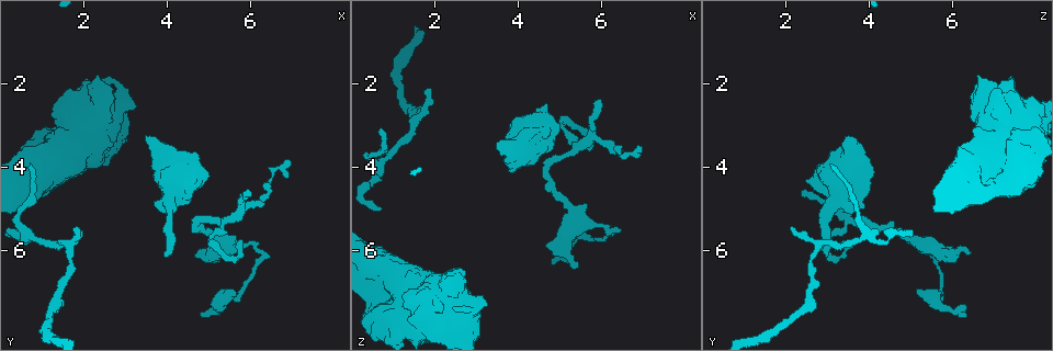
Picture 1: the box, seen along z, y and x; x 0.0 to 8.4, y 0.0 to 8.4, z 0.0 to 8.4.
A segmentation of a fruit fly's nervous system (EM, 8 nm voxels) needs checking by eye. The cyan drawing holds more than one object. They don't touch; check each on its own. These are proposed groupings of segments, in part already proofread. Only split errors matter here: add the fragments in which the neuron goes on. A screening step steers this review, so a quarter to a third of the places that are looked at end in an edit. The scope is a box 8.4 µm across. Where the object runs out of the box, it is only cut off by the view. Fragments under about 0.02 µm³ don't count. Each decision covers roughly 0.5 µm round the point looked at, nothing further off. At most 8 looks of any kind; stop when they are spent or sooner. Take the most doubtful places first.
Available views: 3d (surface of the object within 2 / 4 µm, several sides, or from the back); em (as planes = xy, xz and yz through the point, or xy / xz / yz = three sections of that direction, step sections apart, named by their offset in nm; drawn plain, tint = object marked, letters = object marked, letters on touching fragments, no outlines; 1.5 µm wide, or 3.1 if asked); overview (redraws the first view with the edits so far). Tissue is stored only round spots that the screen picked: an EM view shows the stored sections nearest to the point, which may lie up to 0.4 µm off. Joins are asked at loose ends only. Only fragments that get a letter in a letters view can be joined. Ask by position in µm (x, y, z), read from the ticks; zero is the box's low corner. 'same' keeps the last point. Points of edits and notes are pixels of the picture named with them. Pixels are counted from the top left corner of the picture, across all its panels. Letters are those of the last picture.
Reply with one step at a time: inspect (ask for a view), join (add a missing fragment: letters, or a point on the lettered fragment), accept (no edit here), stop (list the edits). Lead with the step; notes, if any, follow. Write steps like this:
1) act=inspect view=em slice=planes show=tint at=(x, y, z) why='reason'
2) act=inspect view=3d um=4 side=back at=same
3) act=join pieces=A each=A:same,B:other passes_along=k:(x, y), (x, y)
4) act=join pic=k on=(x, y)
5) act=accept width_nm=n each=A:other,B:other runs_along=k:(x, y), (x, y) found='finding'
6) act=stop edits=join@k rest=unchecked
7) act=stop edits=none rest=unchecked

act=inspect view=3d um=2 at=(4.00, 6.15, 2.90) why='free end'

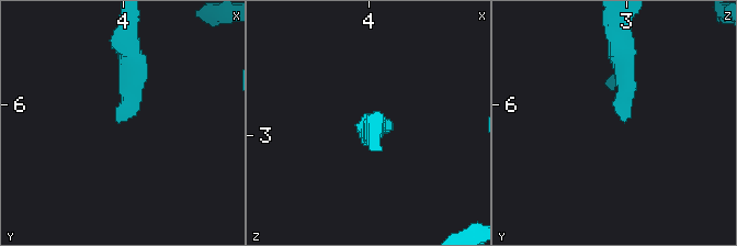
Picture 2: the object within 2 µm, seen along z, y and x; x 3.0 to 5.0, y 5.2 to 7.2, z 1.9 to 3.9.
act=inspect view=em slice=planes show=letters at=(3.94, 6.12, 2.94) why='need the tissue'

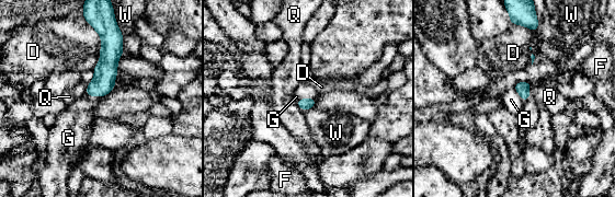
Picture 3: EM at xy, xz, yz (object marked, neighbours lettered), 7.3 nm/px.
act=join pieces=G each=D:other,F:other,G:same,Q:other,W:other passes_along=3:(305, 104), (305, 99), (304, 90) found='it goes on there'

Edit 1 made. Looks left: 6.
act=inspect view=overview

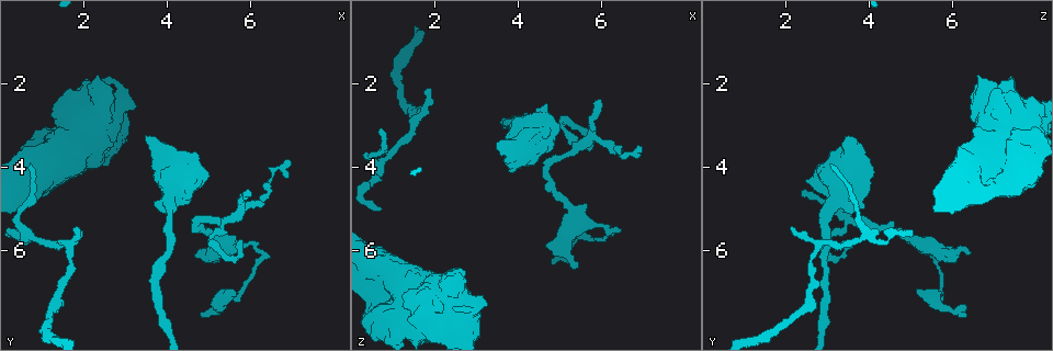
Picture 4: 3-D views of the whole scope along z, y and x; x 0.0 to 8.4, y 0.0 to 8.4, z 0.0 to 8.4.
act=inspect view=em slice=planes show=plain at=(4.85, 7.45, 6.25) why='an open end'

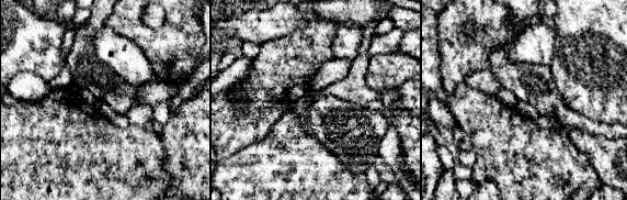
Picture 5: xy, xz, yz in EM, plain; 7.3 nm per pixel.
act=inspect view=em slice=planes show=letters at=same

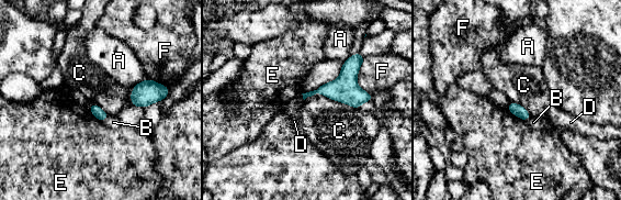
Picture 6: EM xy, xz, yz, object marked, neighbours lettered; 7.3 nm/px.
act=accept each=A:other,B:other,C:other,D:other,E:other,F:other found='none of them fits'

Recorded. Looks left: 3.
act=inspect view=3d um=4 at=(3.50, 3.25, 3.45) why='branch stops here'

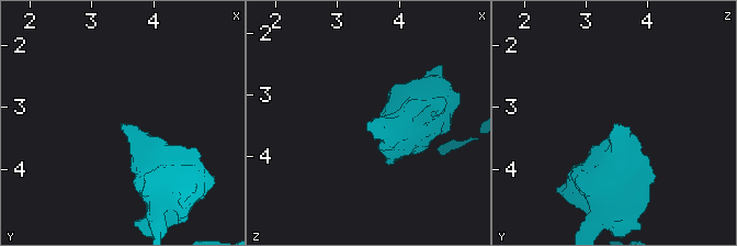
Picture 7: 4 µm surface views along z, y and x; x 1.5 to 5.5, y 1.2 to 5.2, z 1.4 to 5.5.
act=inspect view=em slice=planes show=letters at=(3.45, 3.25, 3.40) why='shape alone is not enough'

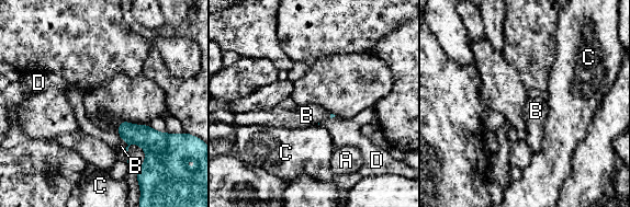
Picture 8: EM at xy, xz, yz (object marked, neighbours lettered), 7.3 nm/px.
act=join pieces=B each=A:other,B:same,C:other,D:other found='the neuron continues'

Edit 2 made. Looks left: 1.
act=stop edits=join@3,join@8 rest=unchecked

